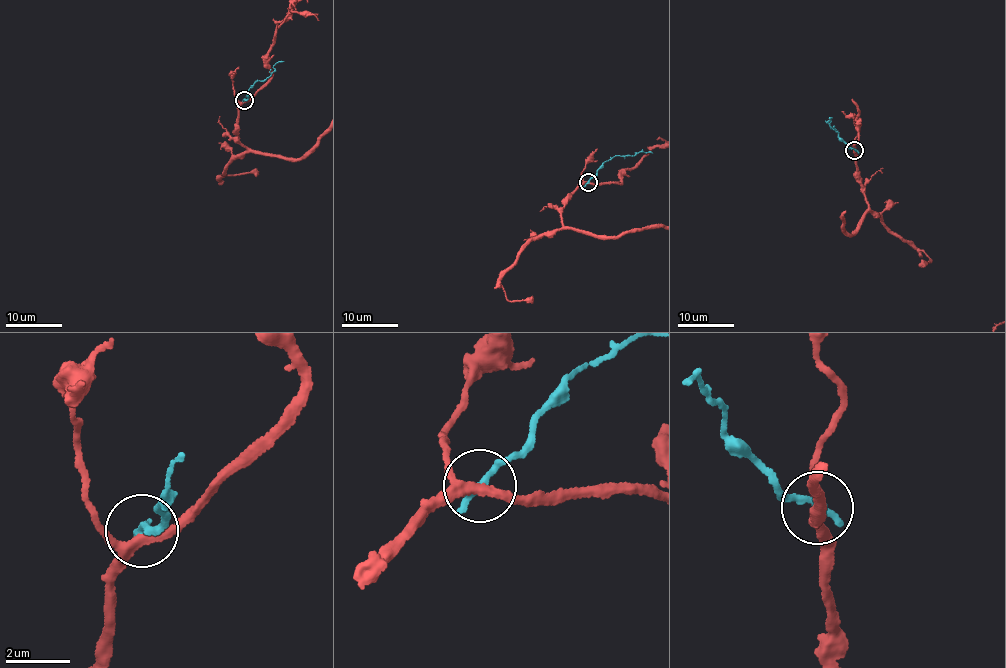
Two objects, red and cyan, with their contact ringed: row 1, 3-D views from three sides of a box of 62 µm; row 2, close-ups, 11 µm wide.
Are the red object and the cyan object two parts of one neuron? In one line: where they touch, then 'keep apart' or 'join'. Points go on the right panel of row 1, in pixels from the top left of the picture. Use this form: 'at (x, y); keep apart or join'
at (854, 150); keep apart

